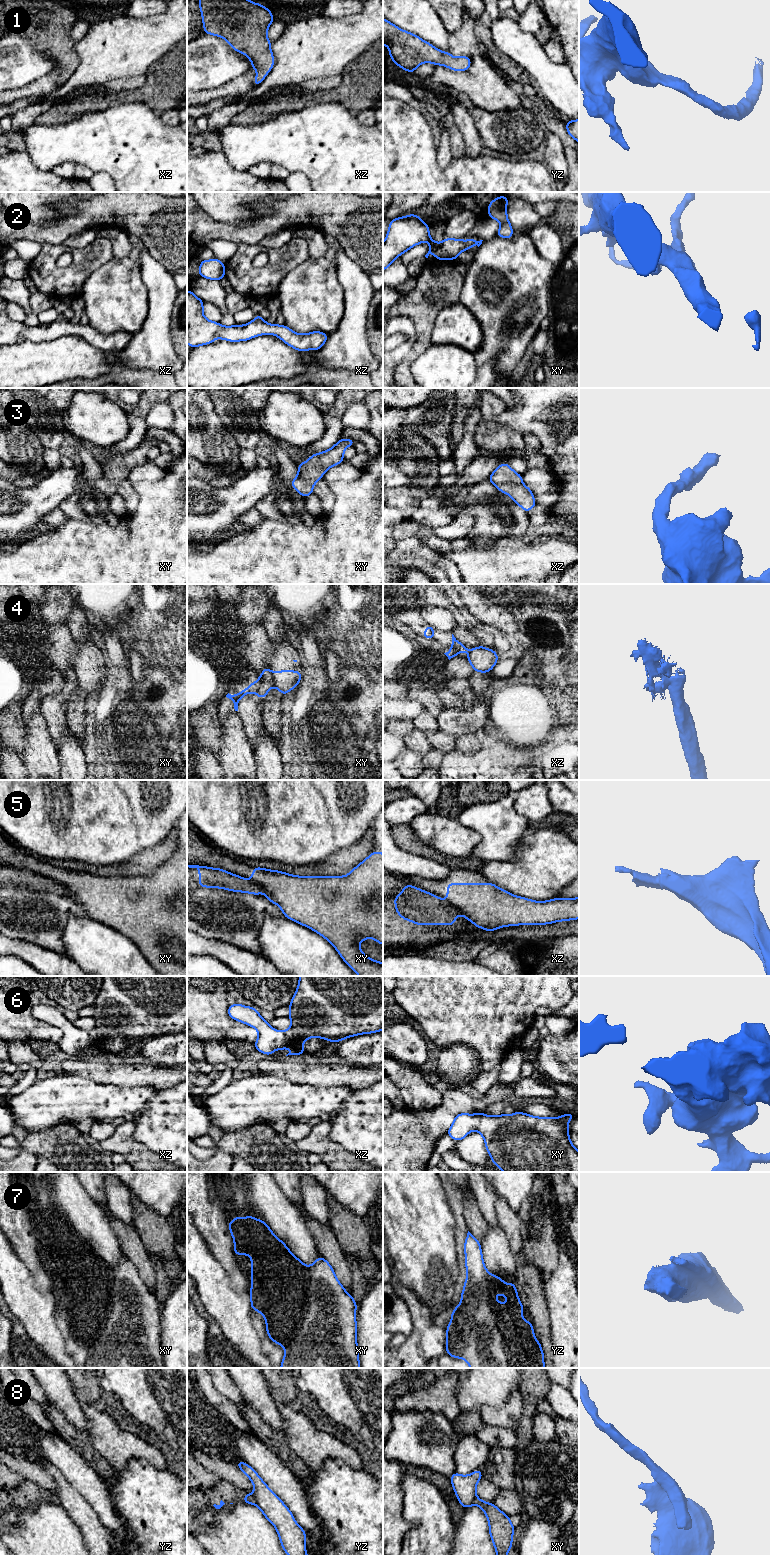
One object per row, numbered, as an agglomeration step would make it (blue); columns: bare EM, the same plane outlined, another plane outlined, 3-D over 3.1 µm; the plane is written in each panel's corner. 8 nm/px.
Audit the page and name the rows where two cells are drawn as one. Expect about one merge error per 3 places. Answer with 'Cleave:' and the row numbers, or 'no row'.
Cleave: 4, 5, 8

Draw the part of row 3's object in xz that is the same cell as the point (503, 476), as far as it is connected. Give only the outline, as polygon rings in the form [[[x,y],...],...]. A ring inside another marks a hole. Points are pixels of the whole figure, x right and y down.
[[[508,463],[499,465],[488,480],[503,494],[508,494],[525,512],[535,507],[536,502],[531,489],[522,483],[522,475],[516,473]]]

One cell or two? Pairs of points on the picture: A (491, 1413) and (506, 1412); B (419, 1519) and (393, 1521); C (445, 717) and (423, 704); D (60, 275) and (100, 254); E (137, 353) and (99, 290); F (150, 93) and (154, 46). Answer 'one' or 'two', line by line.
A: one
B: two
C: two
D: one
E: two
F: two

